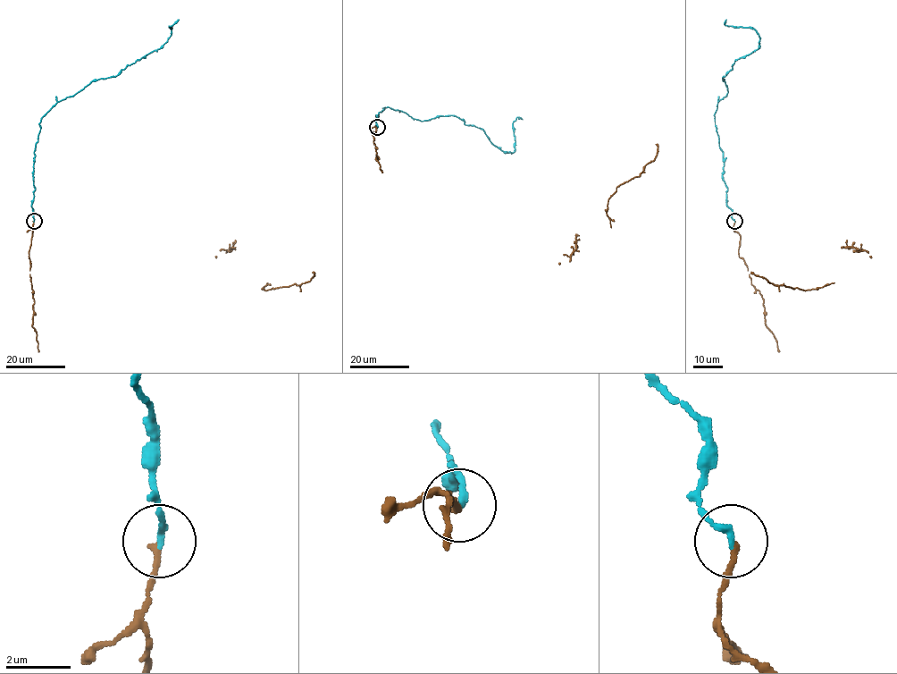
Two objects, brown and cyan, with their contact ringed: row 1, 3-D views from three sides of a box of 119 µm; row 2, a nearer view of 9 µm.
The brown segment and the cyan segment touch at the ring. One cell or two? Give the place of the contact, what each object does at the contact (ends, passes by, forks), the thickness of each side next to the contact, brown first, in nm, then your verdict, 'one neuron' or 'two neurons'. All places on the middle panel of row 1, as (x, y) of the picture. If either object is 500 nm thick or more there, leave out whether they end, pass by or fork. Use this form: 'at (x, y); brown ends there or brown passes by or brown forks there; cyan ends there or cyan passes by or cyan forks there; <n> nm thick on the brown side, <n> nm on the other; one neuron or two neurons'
at (377, 127); brown ends there; cyan ends there; 200 nm thick on the brown side, 200 nm on the other; one neuron

